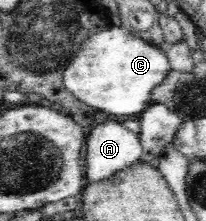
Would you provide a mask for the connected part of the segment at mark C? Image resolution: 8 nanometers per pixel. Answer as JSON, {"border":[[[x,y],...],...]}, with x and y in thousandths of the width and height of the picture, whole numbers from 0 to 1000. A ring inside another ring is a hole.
{"border":[[[544,118],[398,190],[311,321],[311,385],[417,475],[534,520],[612,529],[670,520],[738,471],[743,403],[806,357],[830,317],[786,217],[689,181],[592,118]]]}

